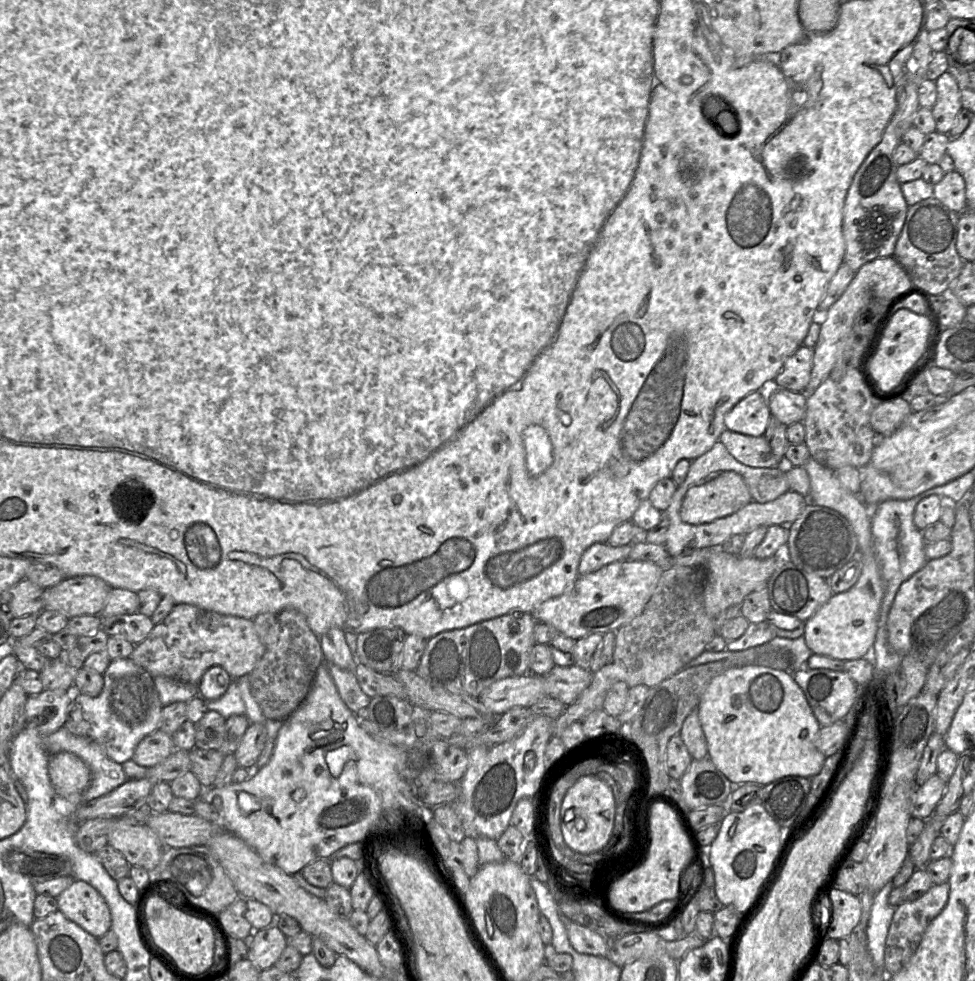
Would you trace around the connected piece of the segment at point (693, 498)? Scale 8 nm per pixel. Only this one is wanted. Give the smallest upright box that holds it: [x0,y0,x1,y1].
[680,471,752,525]

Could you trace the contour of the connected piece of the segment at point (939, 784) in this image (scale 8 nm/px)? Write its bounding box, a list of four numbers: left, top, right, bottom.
[911,773,946,820]

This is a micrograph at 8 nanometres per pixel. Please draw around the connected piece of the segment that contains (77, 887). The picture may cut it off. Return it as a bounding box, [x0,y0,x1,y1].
[57,880,111,939]

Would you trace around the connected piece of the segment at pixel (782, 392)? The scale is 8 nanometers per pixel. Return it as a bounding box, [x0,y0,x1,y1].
[767,388,807,426]

